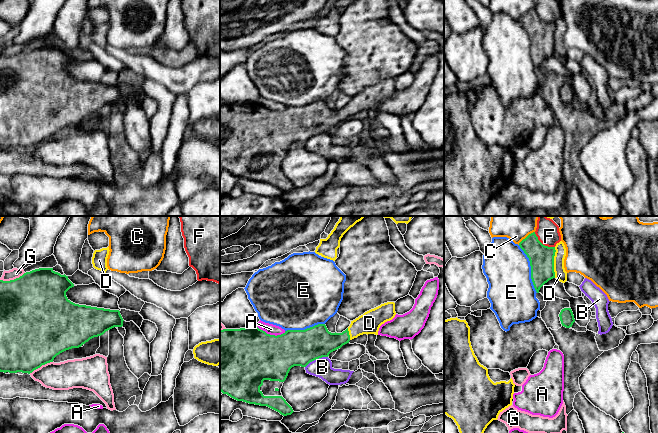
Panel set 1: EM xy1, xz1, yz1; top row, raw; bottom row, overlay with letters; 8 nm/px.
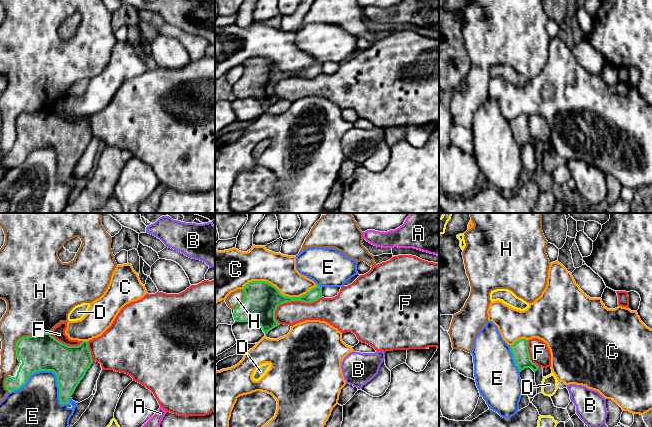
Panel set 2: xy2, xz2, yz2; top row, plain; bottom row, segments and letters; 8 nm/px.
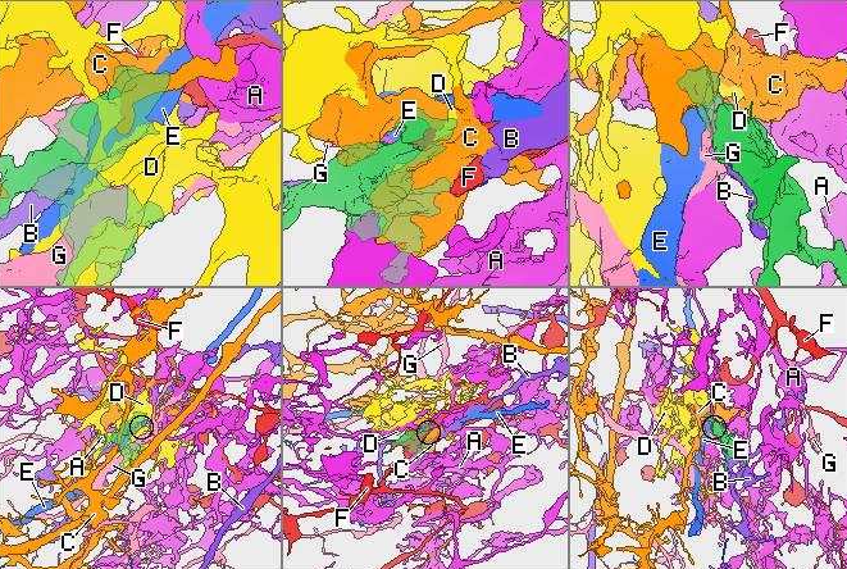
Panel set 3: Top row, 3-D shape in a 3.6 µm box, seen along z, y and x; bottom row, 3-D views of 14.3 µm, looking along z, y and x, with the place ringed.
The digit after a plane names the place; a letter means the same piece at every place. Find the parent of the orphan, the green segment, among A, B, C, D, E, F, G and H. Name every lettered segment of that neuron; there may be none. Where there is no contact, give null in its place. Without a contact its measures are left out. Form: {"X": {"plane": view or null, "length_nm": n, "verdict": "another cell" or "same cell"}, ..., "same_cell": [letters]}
{"A": {"plane": "xz1", "length_nm": 240, "verdict": "another cell"}, "B": {"plane": "xz1", "length_nm": 200, "verdict": "another cell"}, "C": {"plane": "xz2", "length_nm": 600, "verdict": "another cell"}, "D": {"plane": "yz1", "length_nm": 240, "verdict": "same cell"}, "E": {"plane": "xy2", "length_nm": 480, "verdict": "another cell"}, "F": {"plane": "xz2", "length_nm": 420, "verdict": "another cell"}, "G": {"plane": "xy1", "length_nm": 220, "verdict": "another cell"}, "H": {"plane": "xy2", "length_nm": 340, "verdict": "another cell"}, "same_cell": ["D"]}

